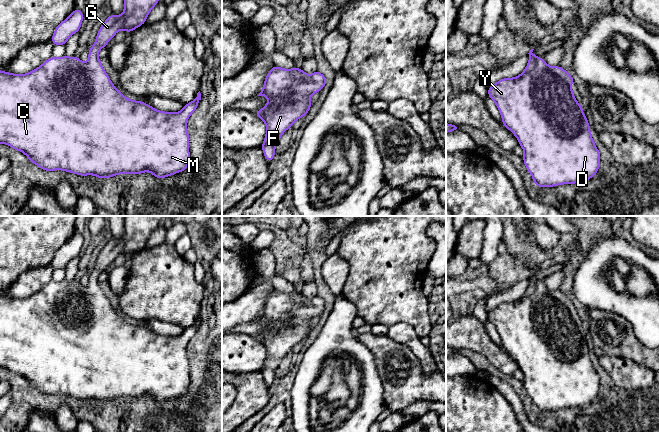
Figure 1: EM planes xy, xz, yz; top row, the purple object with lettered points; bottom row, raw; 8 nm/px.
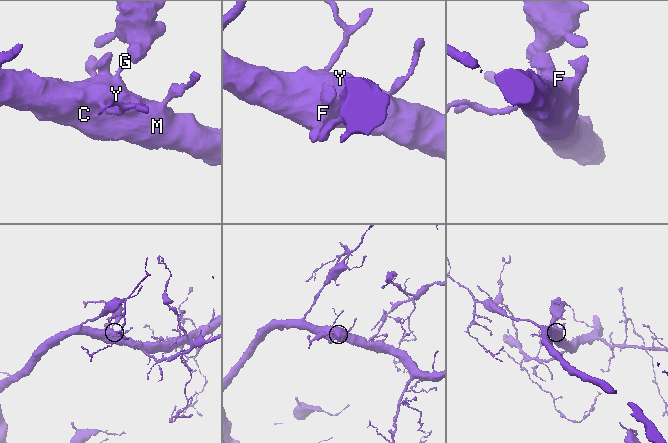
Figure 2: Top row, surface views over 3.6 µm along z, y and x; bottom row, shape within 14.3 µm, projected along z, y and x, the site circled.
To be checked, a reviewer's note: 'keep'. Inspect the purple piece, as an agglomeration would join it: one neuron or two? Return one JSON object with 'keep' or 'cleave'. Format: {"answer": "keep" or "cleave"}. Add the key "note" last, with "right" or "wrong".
{"answer": "keep", "note": "right"}

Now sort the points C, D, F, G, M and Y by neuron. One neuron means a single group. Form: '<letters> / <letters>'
C D F G M Y

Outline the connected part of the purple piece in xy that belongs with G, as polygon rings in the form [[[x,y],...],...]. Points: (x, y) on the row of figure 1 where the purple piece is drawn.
[[[124,0],[125,7],[123,13],[119,16],[111,14],[101,25],[96,35],[94,45],[89,49],[88,61],[86,63],[83,63],[76,56],[67,57],[65,55],[60,58],[51,57],[38,68],[27,74],[13,74],[0,70],[0,144],[7,144],[14,150],[23,152],[32,163],[45,171],[63,170],[81,176],[94,175],[100,179],[110,178],[118,174],[139,175],[142,172],[151,172],[155,177],[162,179],[186,170],[190,160],[187,121],[190,115],[196,110],[201,100],[200,91],[197,93],[196,98],[192,102],[185,104],[184,108],[179,112],[171,113],[159,111],[154,109],[151,105],[147,105],[145,102],[130,100],[122,95],[112,84],[109,75],[103,69],[100,59],[98,58],[98,52],[111,41],[119,30],[132,32],[134,29],[143,25],[148,14],[158,2],[159,0]]]

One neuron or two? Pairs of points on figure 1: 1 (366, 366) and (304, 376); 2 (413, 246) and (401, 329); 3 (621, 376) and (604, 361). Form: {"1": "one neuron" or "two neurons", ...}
{"1": "one neuron", "2": "two neurons", "3": "one neuron"}

